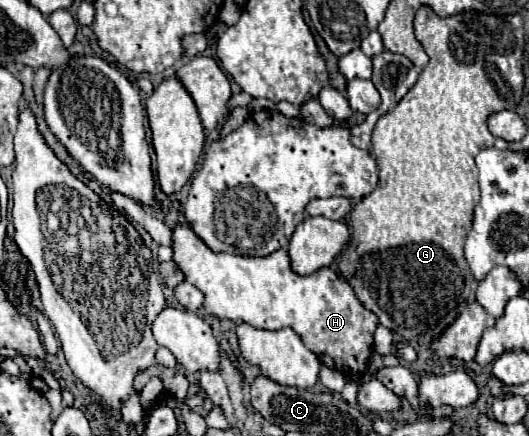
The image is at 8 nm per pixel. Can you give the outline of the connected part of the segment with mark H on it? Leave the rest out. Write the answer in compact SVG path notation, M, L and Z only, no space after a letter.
M175 226L173 242L173 260L185 274L185 280L205 292L203 308L207 314L247 322L263 330L289 326L299 334L303 344L319 356L323 366L335 368L343 376L361 376L367 372L379 320L357 300L353 288L337 272L321 268L309 276L299 276L291 270L285 248L265 258L215 254L189 226Z

